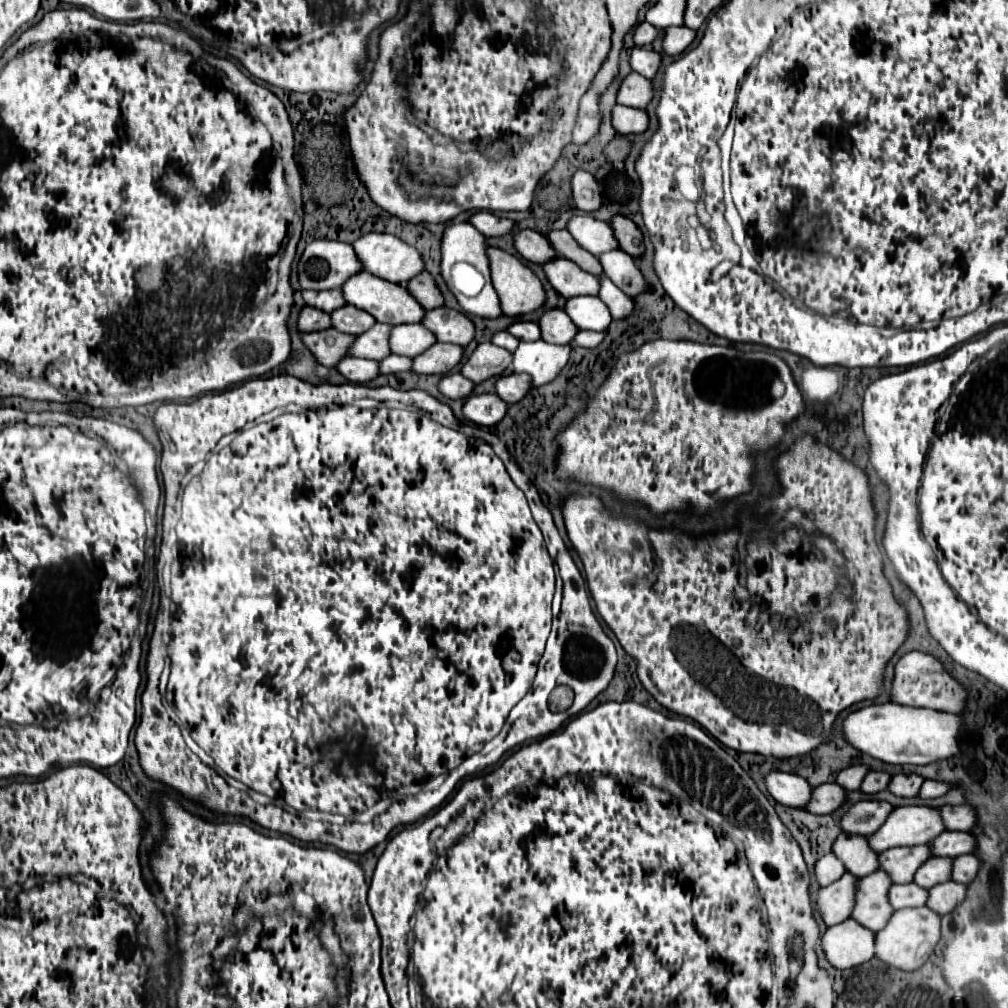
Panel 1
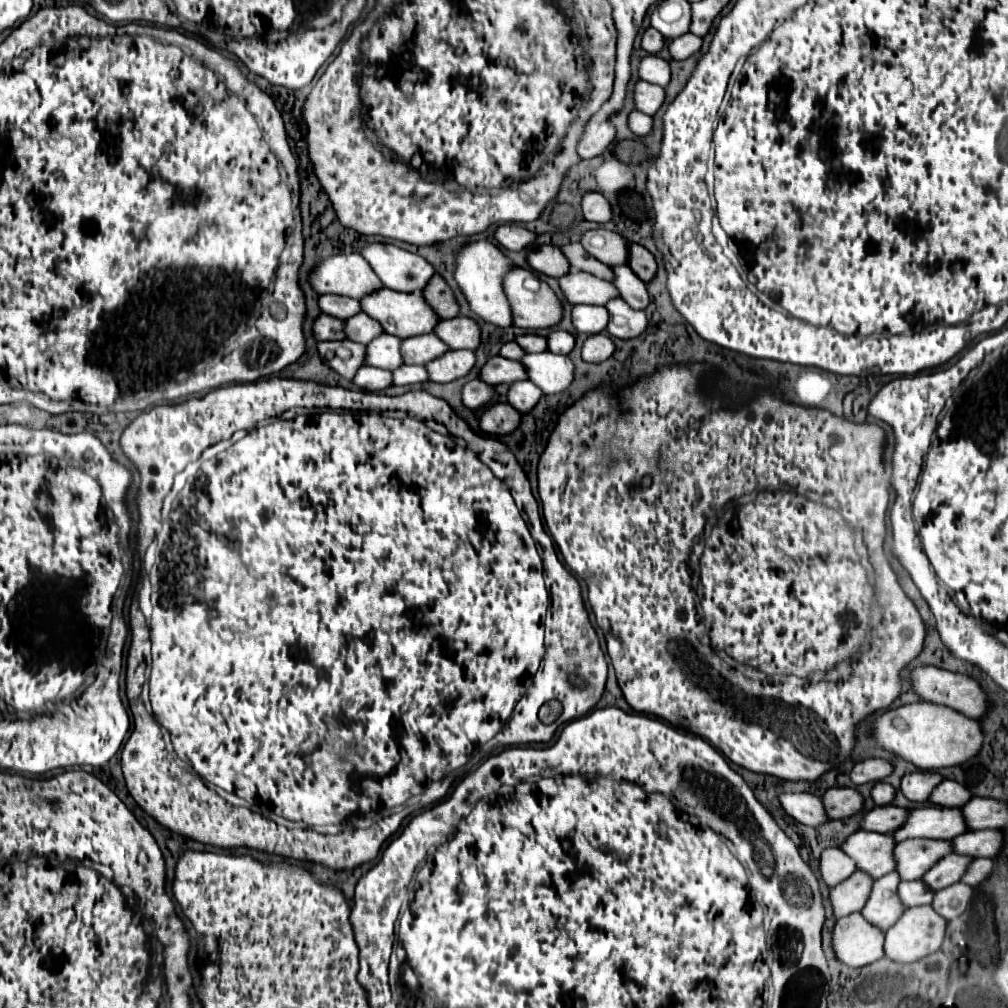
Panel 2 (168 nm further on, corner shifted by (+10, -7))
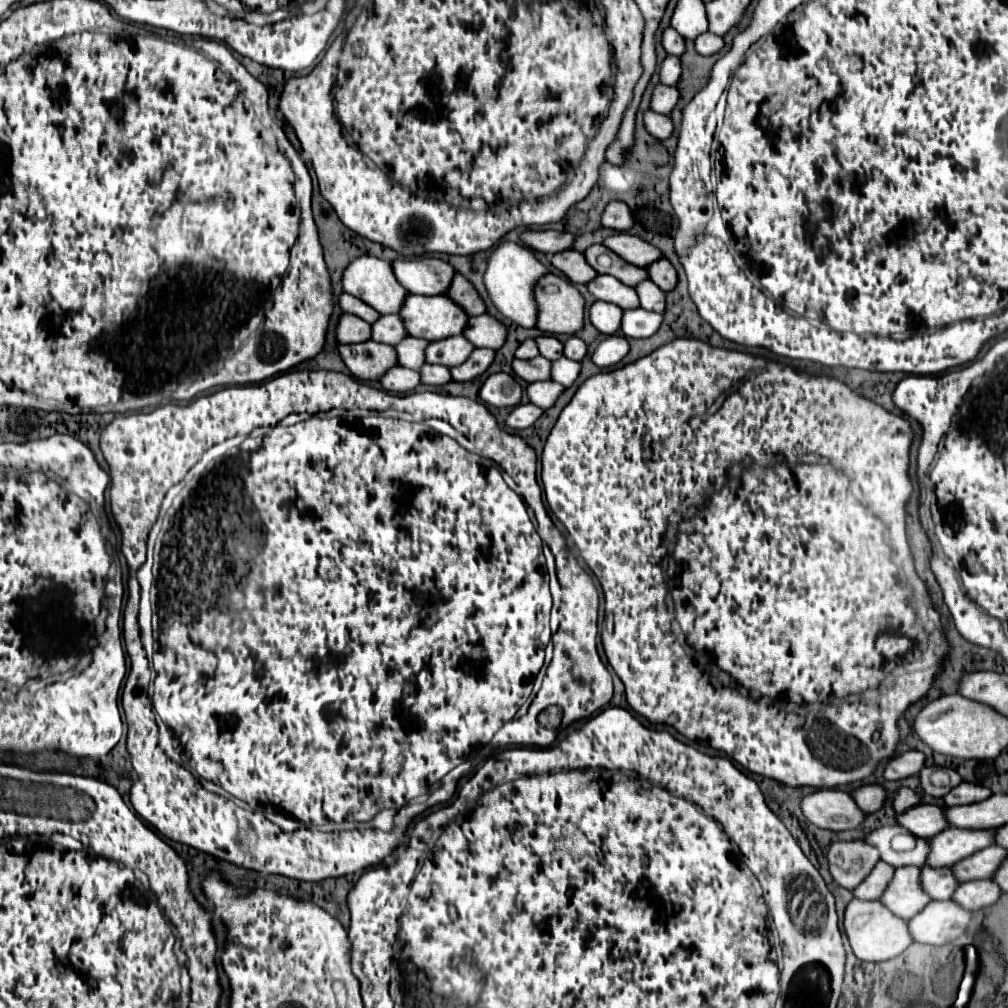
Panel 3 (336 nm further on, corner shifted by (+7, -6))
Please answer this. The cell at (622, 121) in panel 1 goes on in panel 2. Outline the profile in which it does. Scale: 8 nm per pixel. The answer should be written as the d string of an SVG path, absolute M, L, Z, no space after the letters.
M634 110L630 116L628 116L628 128L636 134L636 136L646 136L650 130L652 130L652 118Z

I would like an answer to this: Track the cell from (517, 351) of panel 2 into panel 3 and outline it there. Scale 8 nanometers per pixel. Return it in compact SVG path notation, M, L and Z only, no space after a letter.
M525 339L525 341L519 345L517 353L515 353L515 357L519 357L519 359L533 359L533 357L537 357L537 355L539 355L539 349L537 349L535 339Z

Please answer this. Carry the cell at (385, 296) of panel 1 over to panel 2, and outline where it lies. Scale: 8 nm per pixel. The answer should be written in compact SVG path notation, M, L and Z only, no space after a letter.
M380 288L362 296L360 306L370 318L382 324L384 332L396 334L398 338L428 334L436 326L436 320L440 320L432 308L424 304L420 292L414 296Z

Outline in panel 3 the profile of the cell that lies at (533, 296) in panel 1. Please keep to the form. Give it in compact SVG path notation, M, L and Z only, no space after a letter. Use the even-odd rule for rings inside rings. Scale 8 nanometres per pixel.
M545 275L537 287L535 297L539 303L537 329L555 335L575 335L583 329L585 297L571 285L567 277ZM555 285L557 291L547 293L545 287Z

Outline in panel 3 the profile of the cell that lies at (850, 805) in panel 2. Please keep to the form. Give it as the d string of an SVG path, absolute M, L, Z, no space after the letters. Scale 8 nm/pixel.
M863 785L859 789L855 789L853 793L855 803L865 811L865 813L875 813L883 807L887 791L883 785Z

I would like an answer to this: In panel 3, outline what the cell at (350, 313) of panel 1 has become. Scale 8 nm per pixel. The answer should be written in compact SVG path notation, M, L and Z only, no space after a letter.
M383 315L379 321L375 321L371 325L371 329L373 329L373 341L377 341L377 343L397 345L399 341L409 337L399 315Z

